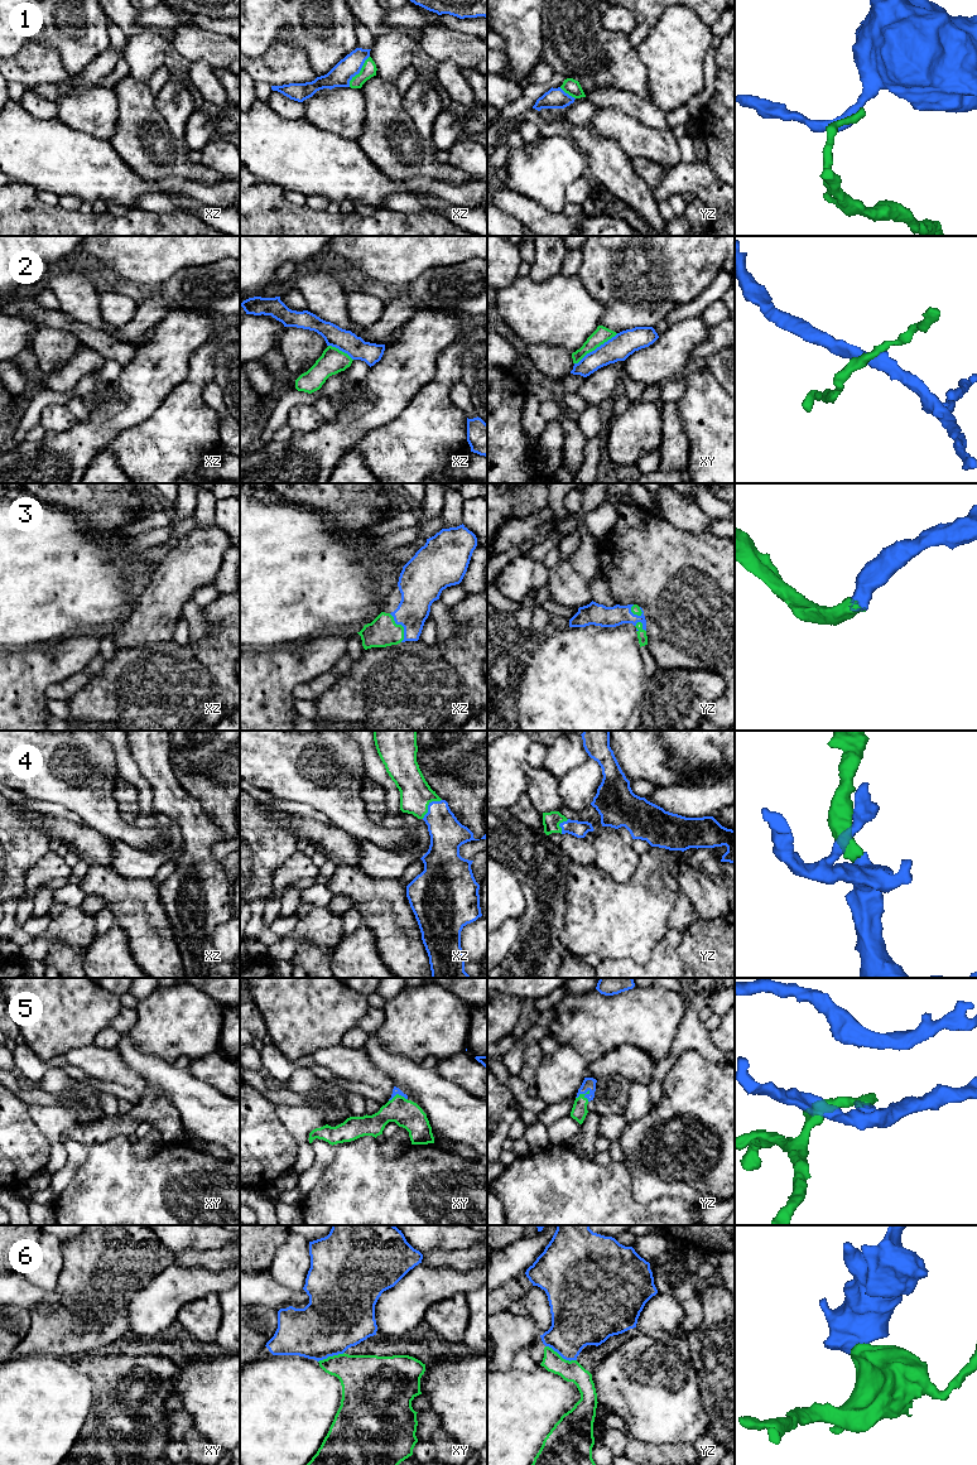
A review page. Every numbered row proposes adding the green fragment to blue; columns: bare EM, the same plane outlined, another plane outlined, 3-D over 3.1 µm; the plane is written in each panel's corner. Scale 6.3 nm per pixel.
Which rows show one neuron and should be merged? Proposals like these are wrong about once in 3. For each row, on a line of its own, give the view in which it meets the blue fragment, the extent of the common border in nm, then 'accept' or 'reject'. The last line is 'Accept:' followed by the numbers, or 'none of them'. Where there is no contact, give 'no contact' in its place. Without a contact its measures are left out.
1: xz | 240 nm | reject
2: xy | 340 nm | reject
3: xz | 200 nm | accept
4: xz | 180 nm | accept
5: yz | 110 nm | accept
6: yz | 220 nm | reject
Accept: 3, 4, 5

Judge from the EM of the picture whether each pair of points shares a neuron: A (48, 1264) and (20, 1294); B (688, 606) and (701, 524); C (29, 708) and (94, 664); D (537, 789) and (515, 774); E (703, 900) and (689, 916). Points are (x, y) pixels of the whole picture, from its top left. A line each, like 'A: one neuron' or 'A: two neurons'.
A: two neurons
B: two neurons
C: two neurons
D: two neurons
E: two neurons

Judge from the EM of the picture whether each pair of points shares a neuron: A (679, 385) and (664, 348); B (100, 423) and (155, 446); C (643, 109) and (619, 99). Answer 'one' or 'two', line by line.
A: two
B: two
C: one

